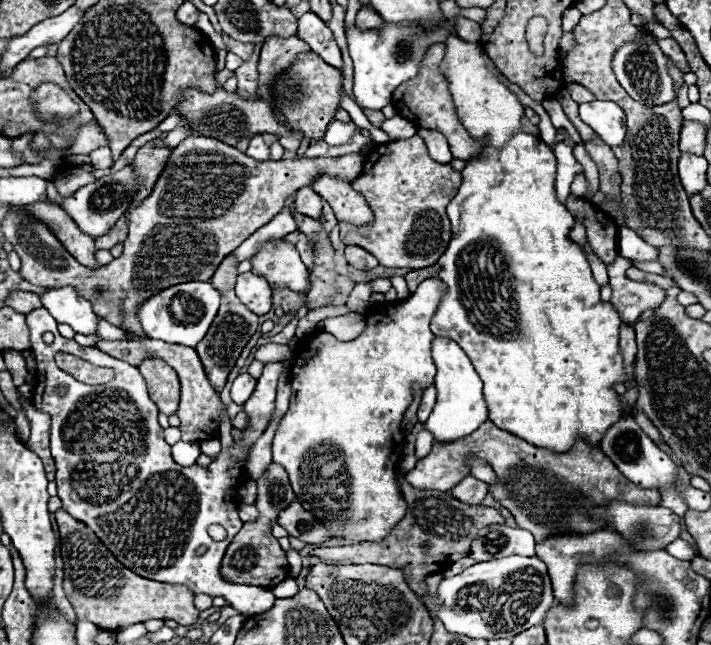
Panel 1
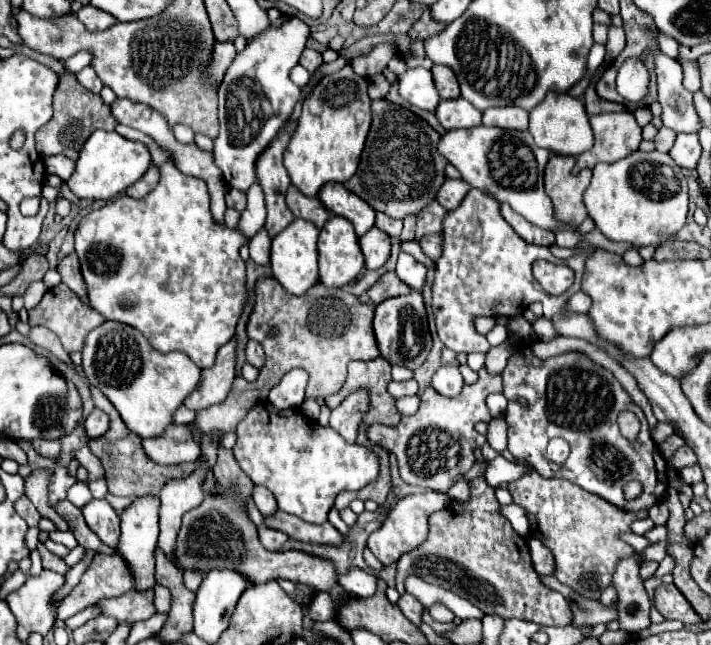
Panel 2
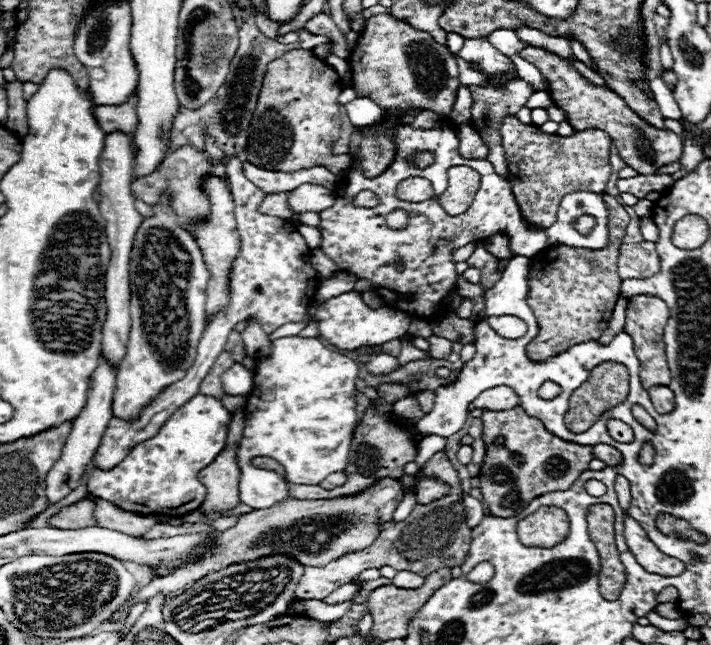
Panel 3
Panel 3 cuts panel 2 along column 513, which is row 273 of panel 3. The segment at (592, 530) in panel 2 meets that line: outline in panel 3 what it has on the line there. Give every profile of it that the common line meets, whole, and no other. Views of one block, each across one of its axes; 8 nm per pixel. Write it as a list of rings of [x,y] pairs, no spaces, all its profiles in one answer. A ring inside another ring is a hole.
[[[478,244],[476,248],[474,248],[474,252],[472,252],[472,256],[468,258],[468,264],[470,266],[474,266],[474,268],[478,268],[480,272],[482,272],[482,284],[486,284],[486,286],[490,286],[490,284],[496,284],[498,280],[500,280],[500,274],[496,272],[496,256],[492,256],[486,248],[484,248],[484,244]]]

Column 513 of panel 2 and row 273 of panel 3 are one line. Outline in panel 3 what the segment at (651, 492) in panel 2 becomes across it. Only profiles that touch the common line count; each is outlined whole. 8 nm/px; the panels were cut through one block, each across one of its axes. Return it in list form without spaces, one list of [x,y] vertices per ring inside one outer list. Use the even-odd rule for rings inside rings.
[[[438,122],[432,130],[414,130],[412,126],[400,126],[396,130],[398,156],[394,164],[376,178],[364,178],[358,170],[350,170],[344,184],[338,186],[338,204],[320,212],[320,230],[322,244],[320,248],[340,266],[344,272],[352,272],[358,278],[370,280],[378,296],[386,302],[386,306],[416,314],[420,308],[430,308],[432,304],[444,300],[456,288],[456,272],[454,262],[450,260],[450,252],[454,248],[462,248],[476,240],[486,240],[494,234],[504,234],[510,238],[514,256],[532,256],[532,252],[540,252],[546,246],[544,228],[532,228],[520,214],[518,202],[512,194],[512,186],[506,178],[498,176],[488,160],[466,160],[458,154],[458,136],[448,122]],[[418,152],[432,152],[434,162],[426,168],[416,168],[410,164],[410,156]],[[452,166],[470,166],[480,174],[480,188],[464,214],[450,216],[438,204],[438,196],[448,188],[448,170]],[[410,176],[420,176],[430,180],[434,188],[434,198],[424,200],[422,204],[412,204],[398,200],[394,196],[400,180]],[[370,190],[380,198],[380,204],[374,208],[354,206],[354,198],[358,192]],[[392,210],[404,210],[408,214],[408,224],[402,230],[392,230],[386,224],[386,218]],[[396,262],[402,262],[404,270],[396,270]]]

